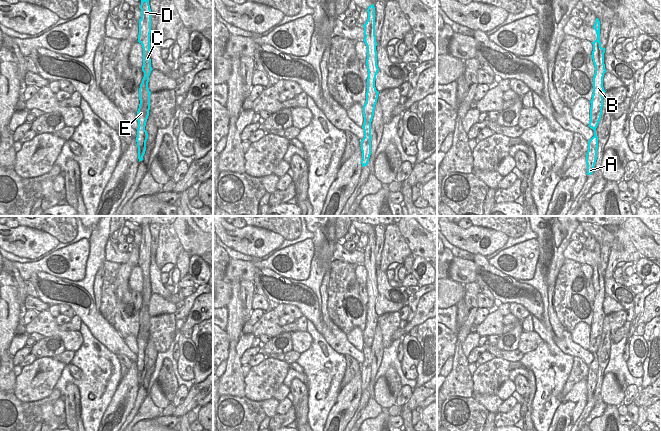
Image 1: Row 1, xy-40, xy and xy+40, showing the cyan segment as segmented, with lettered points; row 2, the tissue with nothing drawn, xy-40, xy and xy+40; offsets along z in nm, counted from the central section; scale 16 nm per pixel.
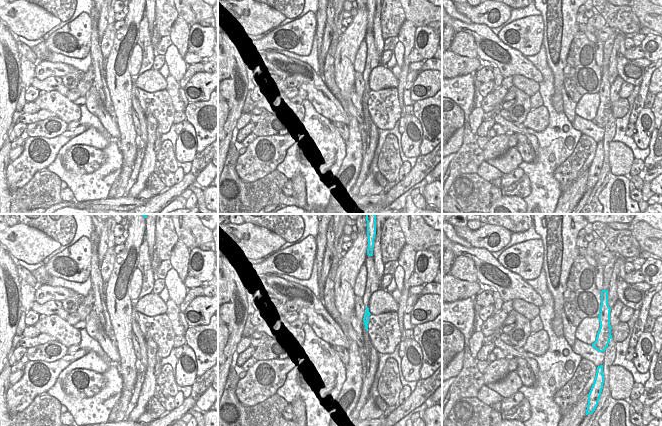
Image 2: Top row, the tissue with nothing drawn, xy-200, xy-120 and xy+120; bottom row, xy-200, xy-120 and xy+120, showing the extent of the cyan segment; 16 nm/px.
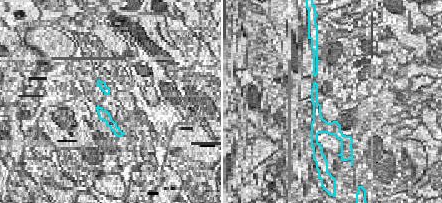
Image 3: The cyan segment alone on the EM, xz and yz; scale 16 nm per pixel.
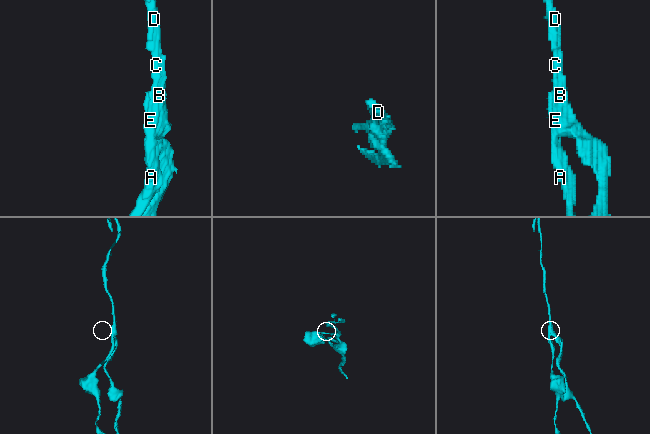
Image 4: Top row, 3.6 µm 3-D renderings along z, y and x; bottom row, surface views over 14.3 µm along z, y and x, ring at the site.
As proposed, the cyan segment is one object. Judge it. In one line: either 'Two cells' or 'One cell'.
Two cells

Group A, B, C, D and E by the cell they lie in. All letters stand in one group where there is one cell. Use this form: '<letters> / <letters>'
A / B C D E

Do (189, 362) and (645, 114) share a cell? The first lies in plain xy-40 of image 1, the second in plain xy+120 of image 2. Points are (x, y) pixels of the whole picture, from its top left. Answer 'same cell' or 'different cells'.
same cell

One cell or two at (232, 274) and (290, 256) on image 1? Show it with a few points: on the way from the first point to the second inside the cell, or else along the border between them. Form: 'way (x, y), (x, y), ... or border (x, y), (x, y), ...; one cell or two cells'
way (246, 268), (254, 264), (266, 264), (276, 255); one cell

